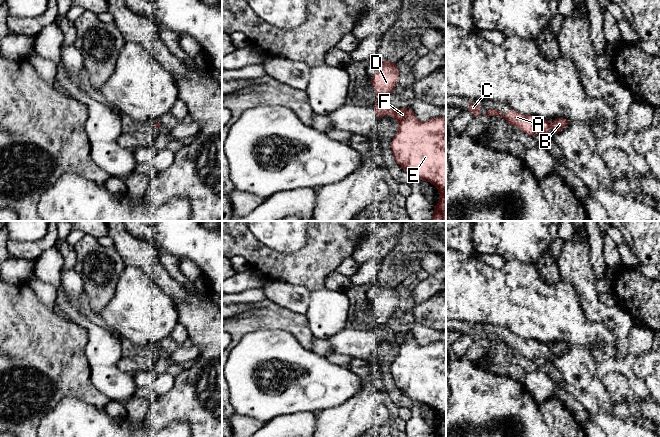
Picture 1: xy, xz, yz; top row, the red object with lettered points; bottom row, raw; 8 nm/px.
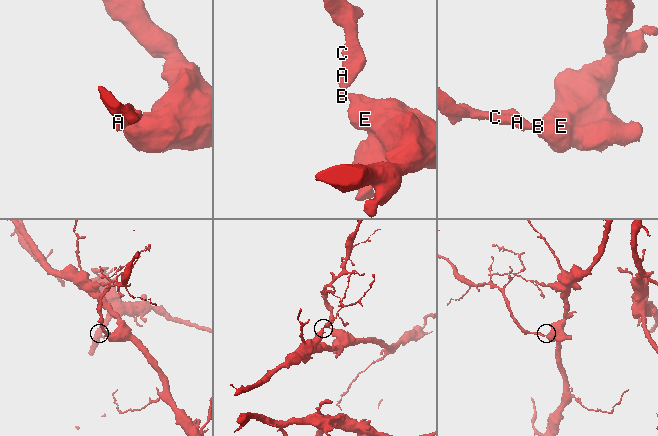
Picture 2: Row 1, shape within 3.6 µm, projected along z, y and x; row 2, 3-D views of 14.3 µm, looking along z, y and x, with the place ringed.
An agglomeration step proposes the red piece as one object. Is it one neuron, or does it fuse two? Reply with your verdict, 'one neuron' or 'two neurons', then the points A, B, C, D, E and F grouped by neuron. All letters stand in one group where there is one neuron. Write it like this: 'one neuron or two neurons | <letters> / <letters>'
two neurons | A C D / B E F

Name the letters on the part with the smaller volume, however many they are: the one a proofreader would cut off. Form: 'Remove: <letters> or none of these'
Remove: A, C, D

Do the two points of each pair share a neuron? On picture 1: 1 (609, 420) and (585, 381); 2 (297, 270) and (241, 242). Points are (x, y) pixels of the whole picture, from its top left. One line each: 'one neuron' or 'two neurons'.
1: two neurons
2: one neuron

